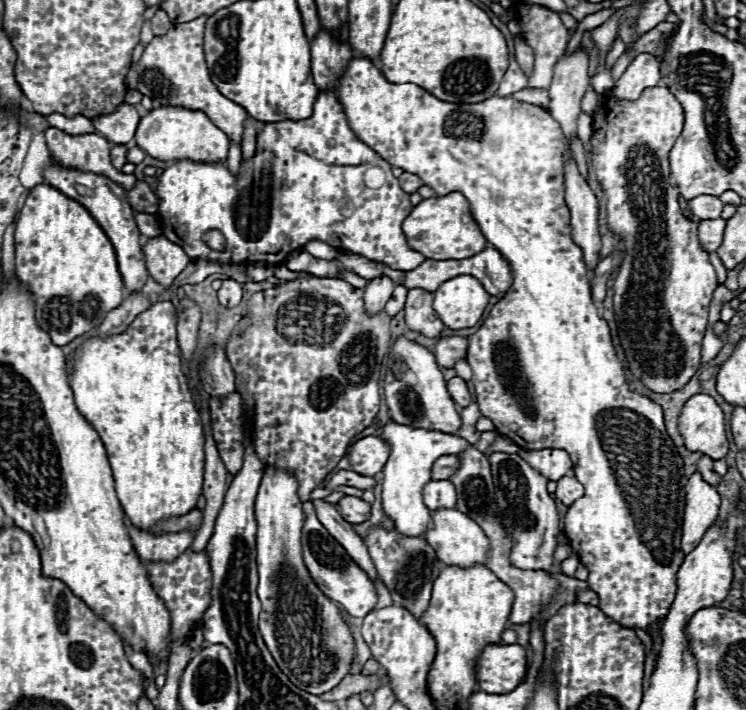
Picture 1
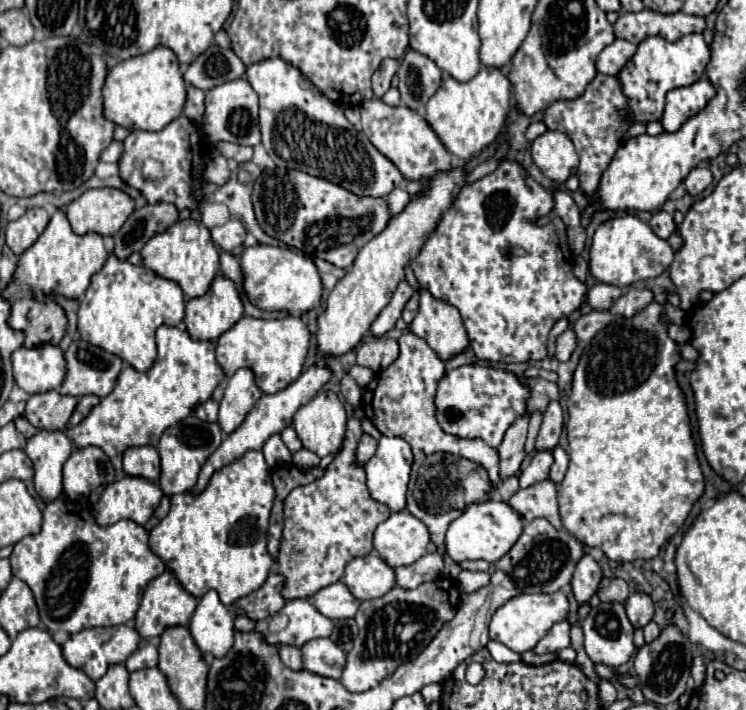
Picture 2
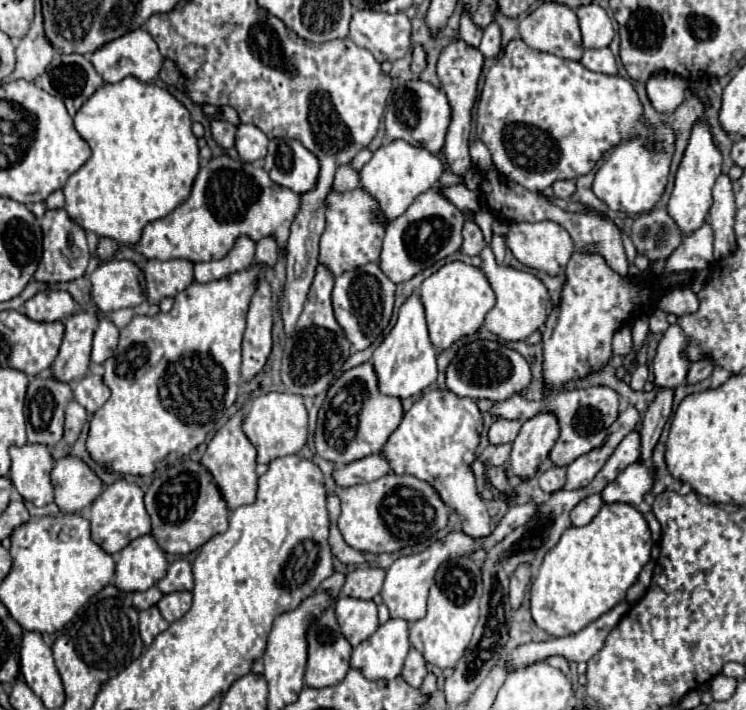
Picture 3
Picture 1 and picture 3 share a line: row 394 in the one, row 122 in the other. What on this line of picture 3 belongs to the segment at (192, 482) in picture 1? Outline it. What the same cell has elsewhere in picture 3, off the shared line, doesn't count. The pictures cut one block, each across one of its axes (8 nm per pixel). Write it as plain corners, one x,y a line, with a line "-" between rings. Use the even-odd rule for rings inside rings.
134,76
104,84
76,112
74,126
90,144
92,158
64,184
64,210
84,230
114,238
120,244
136,244
148,222
164,218
188,198
200,164
198,142
192,134
190,112
166,88
152,82
140,82

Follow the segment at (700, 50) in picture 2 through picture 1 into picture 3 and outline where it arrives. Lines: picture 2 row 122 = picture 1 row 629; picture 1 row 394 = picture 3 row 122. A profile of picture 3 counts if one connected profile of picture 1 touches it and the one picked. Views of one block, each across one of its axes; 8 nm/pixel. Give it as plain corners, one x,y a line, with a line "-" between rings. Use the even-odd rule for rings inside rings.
512,40
486,74
478,100
476,136
488,146
500,176
532,192
544,192
556,180
574,180
588,174
608,150
632,140
642,116
642,102
626,78
596,74
580,62
536,52
522,40

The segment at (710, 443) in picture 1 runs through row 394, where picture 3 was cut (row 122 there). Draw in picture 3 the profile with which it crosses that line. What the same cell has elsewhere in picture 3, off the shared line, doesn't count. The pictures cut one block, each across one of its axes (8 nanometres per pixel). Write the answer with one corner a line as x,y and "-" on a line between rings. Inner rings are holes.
704,118
696,120
692,126
692,132
690,132
682,162
678,166
676,178
674,178
674,190
672,190
670,200
668,200
668,214
676,220
678,228
684,234
690,234
704,224
708,210
712,206
712,186
722,172
720,168
722,168
722,152
714,144
710,124

